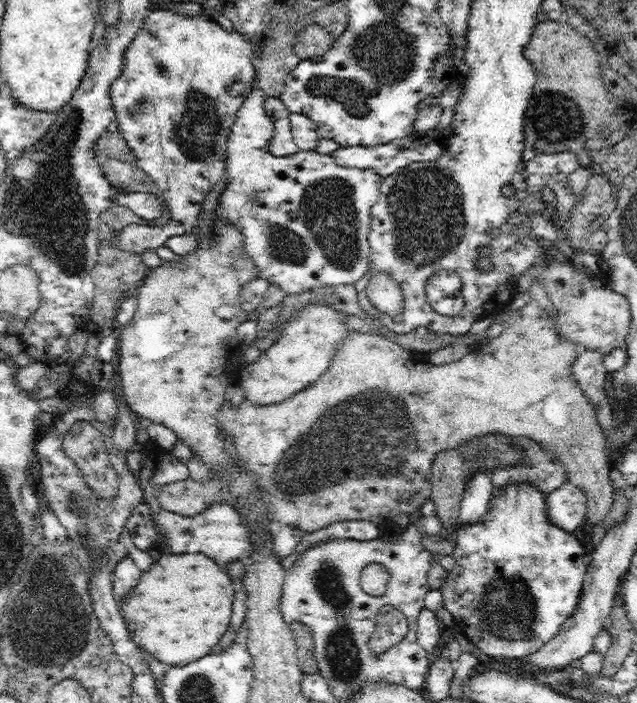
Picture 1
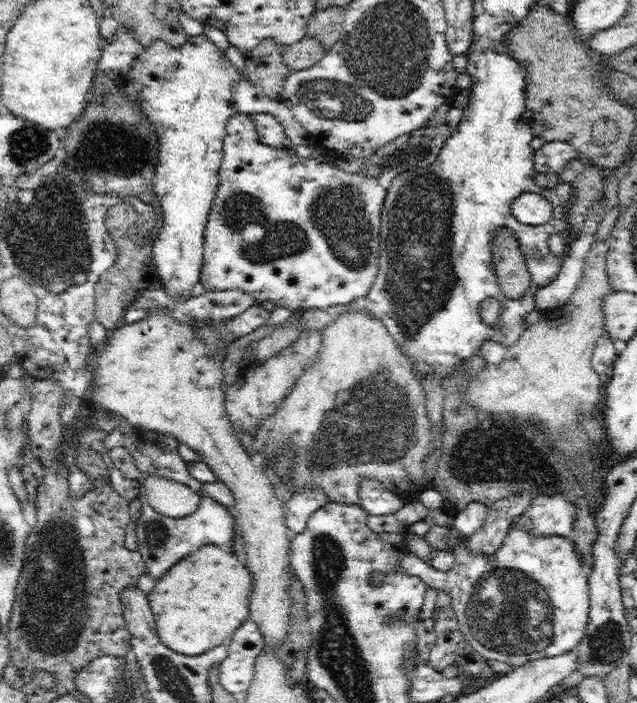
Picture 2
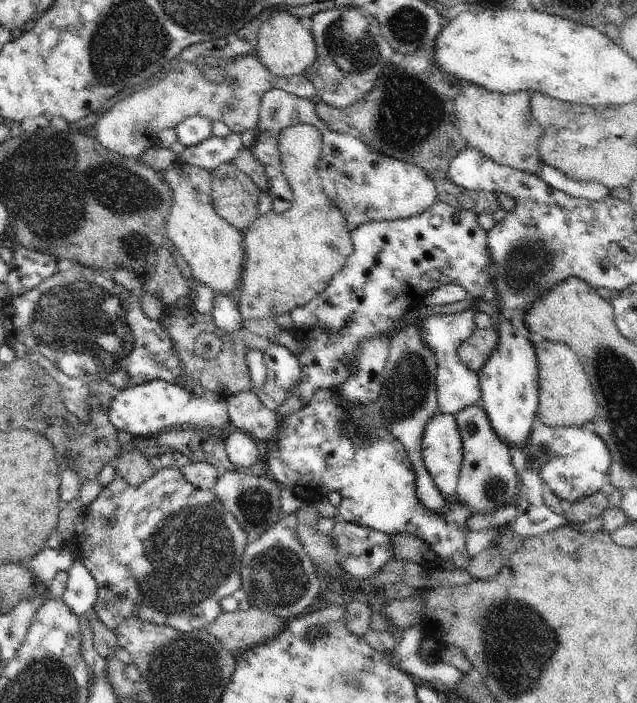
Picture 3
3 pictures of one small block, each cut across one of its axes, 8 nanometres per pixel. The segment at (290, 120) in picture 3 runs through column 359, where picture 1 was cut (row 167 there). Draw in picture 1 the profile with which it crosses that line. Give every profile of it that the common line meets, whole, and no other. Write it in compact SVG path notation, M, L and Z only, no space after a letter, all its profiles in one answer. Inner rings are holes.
M165 6L151 9L142 28L124 51L126 60L120 76L110 85L110 98L117 128L136 155L136 166L158 184L163 192L162 201L169 206L171 218L163 227L125 226L115 236L115 246L134 253L156 250L165 246L168 238L190 233L197 224L201 204L208 191L224 181L228 136L244 97L254 88L256 76L252 58L255 49L254 40L236 30L224 30L204 12L188 16Z

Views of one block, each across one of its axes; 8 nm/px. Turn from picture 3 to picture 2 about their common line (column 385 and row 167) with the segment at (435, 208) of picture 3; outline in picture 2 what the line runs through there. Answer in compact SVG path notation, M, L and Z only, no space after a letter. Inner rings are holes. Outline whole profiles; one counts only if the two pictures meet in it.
M238 113L230 117L225 127L223 138L223 157L219 170L220 184L218 185L207 225L204 233L203 258L204 265L200 274L200 282L206 292L222 290L244 290L254 296L257 303L271 301L278 307L286 307L293 313L306 308L323 309L330 307L342 307L352 304L360 297L366 297L370 288L374 285L379 272L379 232L381 208L387 193L379 183L378 178L366 176L366 174L347 173L340 167L335 167L329 162L318 161L296 155L293 146L289 148L274 148L257 140L256 127L249 113Z

